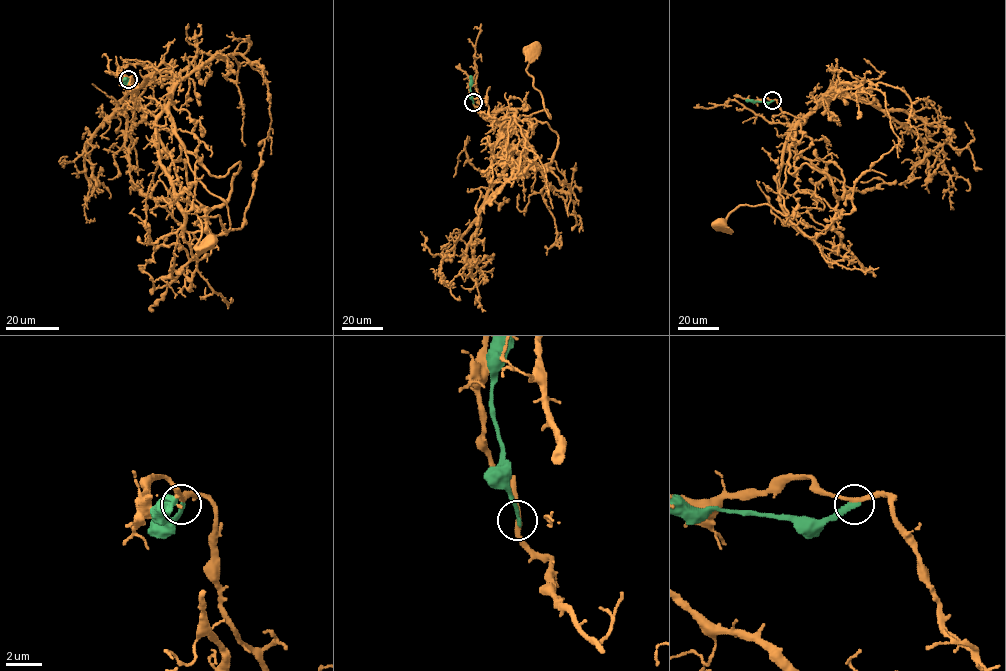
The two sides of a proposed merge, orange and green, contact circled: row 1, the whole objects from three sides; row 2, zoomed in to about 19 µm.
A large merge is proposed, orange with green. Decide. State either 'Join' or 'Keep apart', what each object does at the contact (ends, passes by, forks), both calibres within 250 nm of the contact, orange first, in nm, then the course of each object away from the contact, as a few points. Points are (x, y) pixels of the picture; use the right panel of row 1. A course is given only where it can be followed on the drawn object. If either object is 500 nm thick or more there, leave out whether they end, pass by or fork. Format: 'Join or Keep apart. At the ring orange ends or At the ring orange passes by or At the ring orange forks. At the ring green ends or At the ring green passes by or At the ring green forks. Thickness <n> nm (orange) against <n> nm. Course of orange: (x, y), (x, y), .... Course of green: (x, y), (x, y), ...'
Keep apart. At the ring orange passes by. At the ring green ends. Thickness 240 nm (orange) against 280 nm. Course of orange: (772, 100), (791, 128), (795, 125), (779, 193), (788, 213), (764, 204), (741, 205), (721, 227), (717, 224). Course of green: (772, 101), (746, 100)

